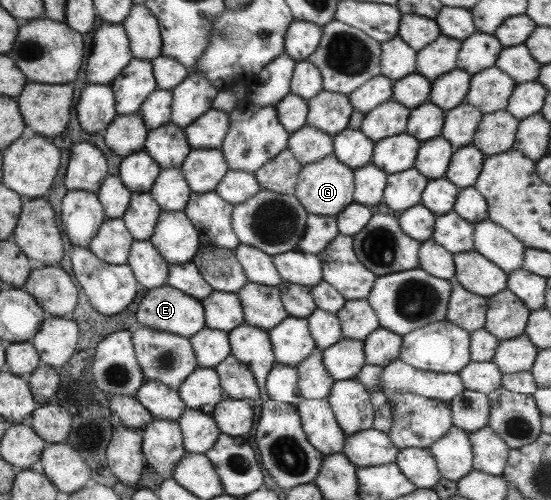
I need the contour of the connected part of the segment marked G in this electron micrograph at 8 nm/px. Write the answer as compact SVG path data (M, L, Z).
M333 154L317 162L303 165L296 178L296 191L293 196L307 213L335 216L342 208L353 202L353 170L340 163Z

